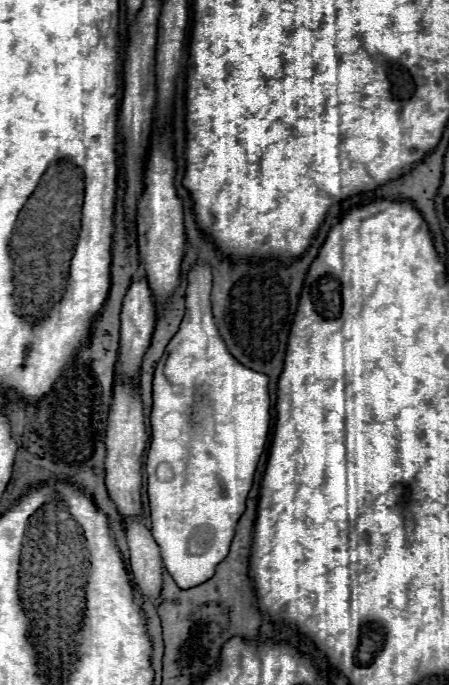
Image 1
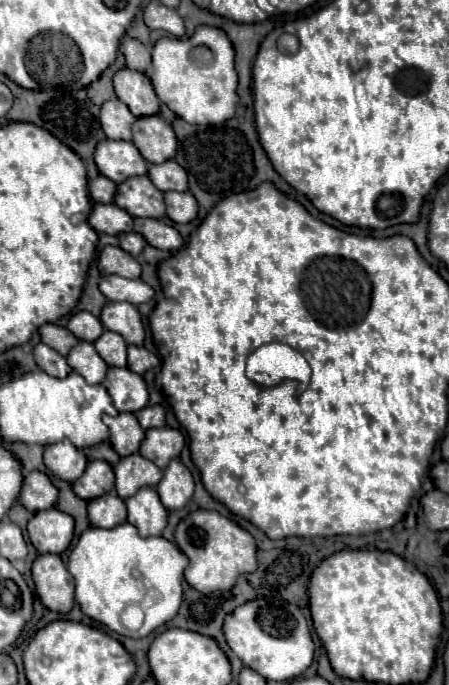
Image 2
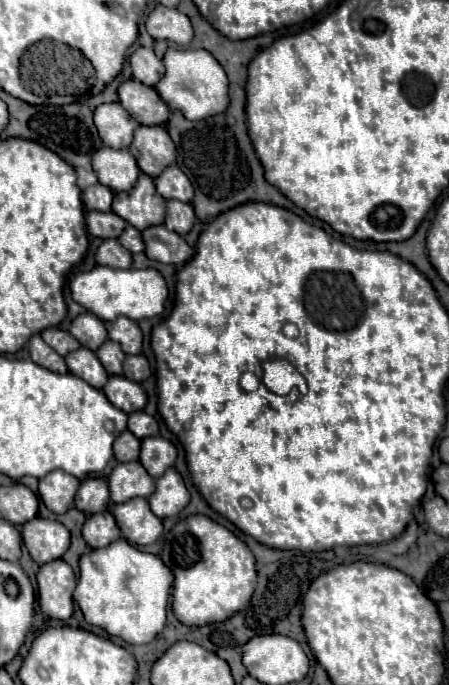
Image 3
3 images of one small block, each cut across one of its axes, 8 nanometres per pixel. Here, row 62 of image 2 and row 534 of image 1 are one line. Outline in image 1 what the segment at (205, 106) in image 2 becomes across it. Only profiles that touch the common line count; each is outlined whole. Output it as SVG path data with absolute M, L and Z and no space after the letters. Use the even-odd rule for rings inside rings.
M194 266L188 272L188 290L186 290L186 316L180 324L178 334L170 340L162 360L158 362L158 368L154 372L154 396L152 396L152 414L150 414L150 424L152 424L152 442L150 450L146 456L146 472L148 472L148 498L150 498L150 510L152 510L152 536L160 546L162 560L166 564L166 570L170 576L176 580L176 584L182 590L194 588L206 580L210 580L216 572L216 566L228 556L230 542L234 538L234 528L240 520L240 516L246 510L246 498L252 488L252 478L258 466L258 460L264 452L264 444L268 438L268 428L270 428L270 394L268 394L268 376L254 372L240 364L226 348L222 336L218 334L218 328L214 324L212 308L210 308L210 288L212 288L212 274L208 266Z

